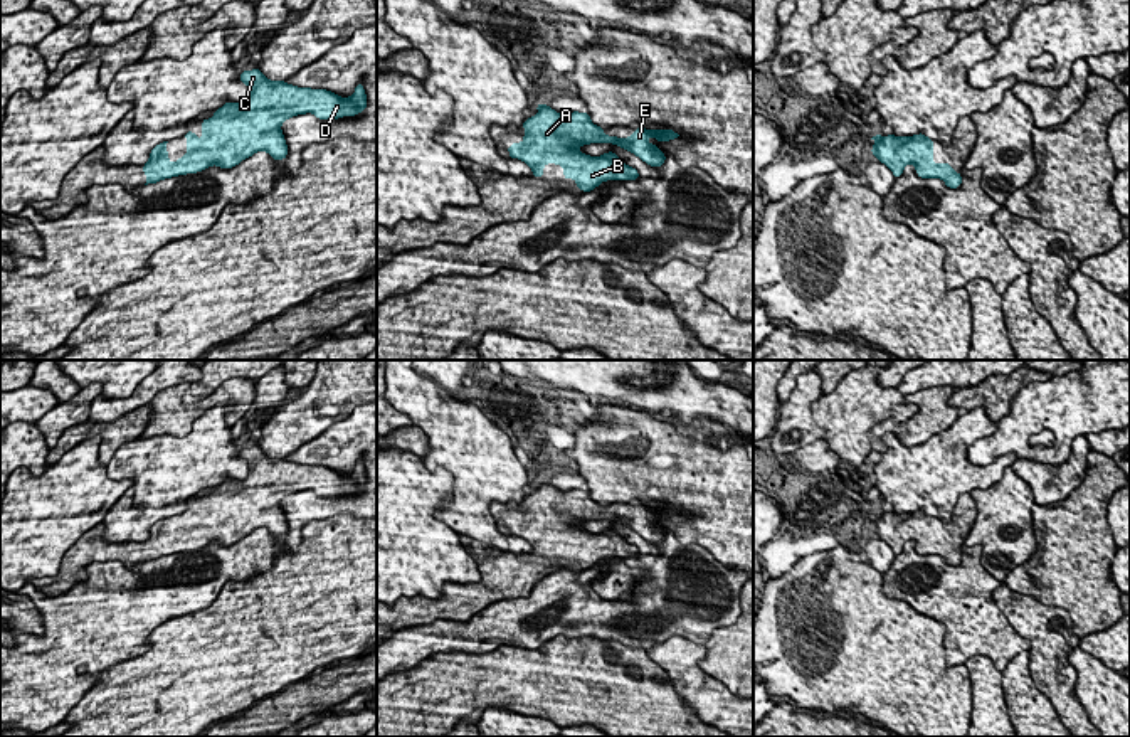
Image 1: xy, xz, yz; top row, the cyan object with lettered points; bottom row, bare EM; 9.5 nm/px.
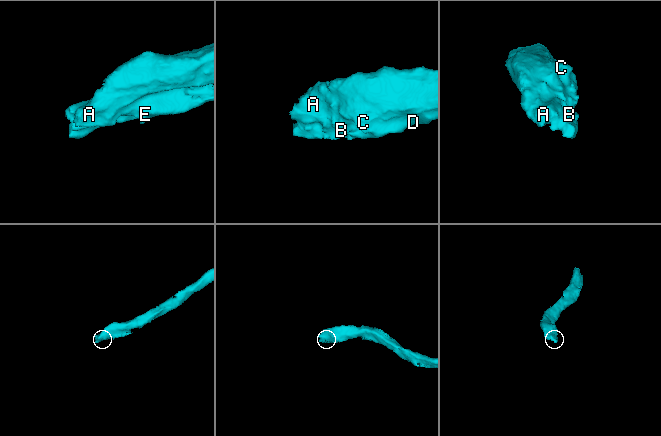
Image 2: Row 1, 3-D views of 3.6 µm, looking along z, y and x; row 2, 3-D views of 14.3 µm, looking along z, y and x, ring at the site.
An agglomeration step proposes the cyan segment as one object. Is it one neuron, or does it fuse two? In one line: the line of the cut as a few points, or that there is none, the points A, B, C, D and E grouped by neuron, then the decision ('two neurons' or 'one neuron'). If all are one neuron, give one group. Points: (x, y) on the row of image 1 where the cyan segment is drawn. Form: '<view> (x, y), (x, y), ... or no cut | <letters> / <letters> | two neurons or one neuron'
no cut | A B C D E | one neuron

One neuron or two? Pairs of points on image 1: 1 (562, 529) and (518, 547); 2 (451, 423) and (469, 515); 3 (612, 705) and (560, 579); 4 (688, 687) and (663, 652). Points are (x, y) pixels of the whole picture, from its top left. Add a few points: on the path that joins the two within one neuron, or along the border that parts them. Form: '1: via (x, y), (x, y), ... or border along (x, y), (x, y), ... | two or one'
1: border along (495, 522), (501, 532), (520, 535), (533, 549) | two
2: via (469, 446), (469, 492) | one
3: border along (545, 641), (564, 635), (611, 638), (623, 645) | two
4: via (688, 678), (671, 660) | one

